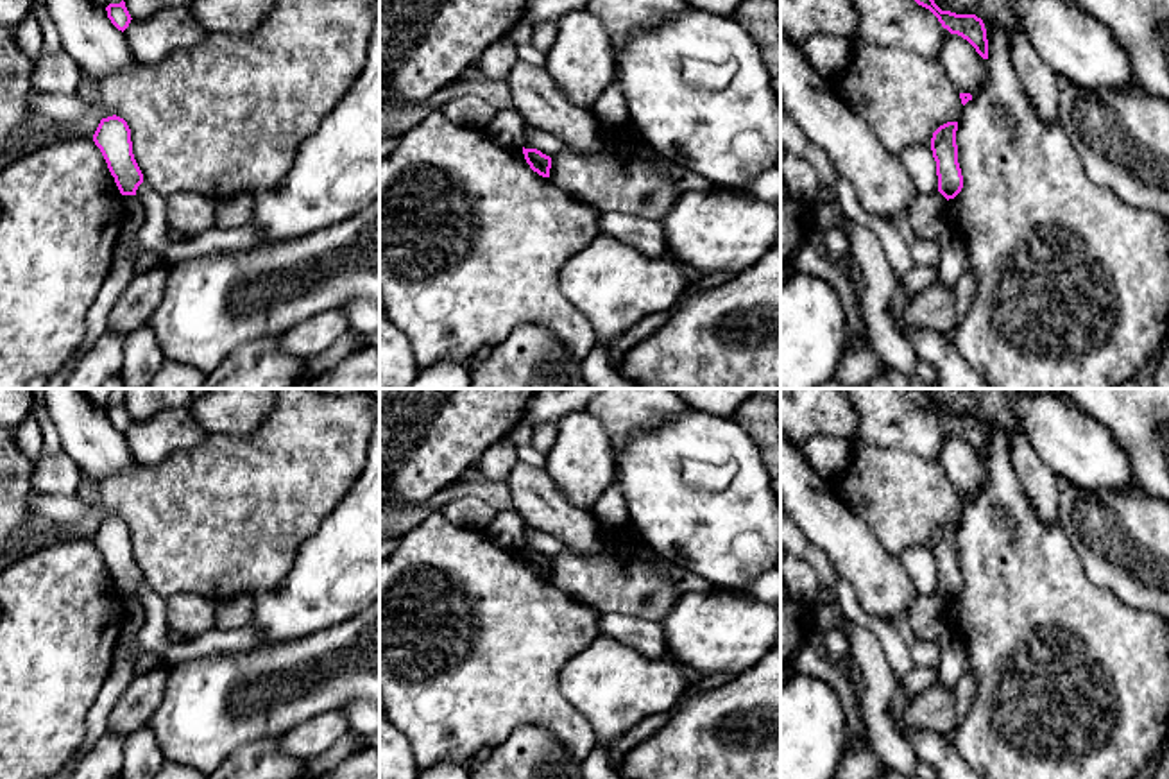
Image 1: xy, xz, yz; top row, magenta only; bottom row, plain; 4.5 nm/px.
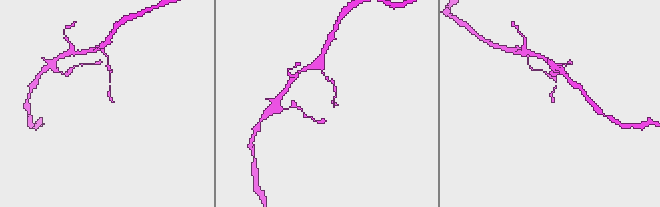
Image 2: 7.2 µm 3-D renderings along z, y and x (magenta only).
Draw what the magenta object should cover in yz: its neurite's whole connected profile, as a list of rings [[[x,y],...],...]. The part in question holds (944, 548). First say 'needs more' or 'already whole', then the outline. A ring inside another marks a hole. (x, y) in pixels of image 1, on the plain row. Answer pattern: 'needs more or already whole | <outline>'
already whole | [[[958,523],[940,526],[931,539],[931,552],[936,562],[938,593],[949,602],[963,589],[963,577],[958,564],[956,546]]]

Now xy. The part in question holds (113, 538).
already whole | [[[116,516],[102,519],[93,543],[100,550],[120,595],[136,596],[138,587],[143,584],[143,575],[132,555],[127,523]]]

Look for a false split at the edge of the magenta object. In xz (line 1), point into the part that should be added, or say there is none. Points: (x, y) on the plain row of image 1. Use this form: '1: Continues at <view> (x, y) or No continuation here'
1: No continuation here

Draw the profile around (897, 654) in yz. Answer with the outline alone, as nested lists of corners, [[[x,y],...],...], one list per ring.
[[[838,577],[834,584],[834,595],[838,598],[840,609],[850,621],[872,630],[879,638],[884,657],[897,677],[904,679],[915,670],[917,664],[911,657],[911,652],[895,630],[895,627],[881,616],[865,612],[850,584],[841,577]]]

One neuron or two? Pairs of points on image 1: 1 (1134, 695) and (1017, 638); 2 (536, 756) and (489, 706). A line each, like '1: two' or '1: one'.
1: one
2: two

